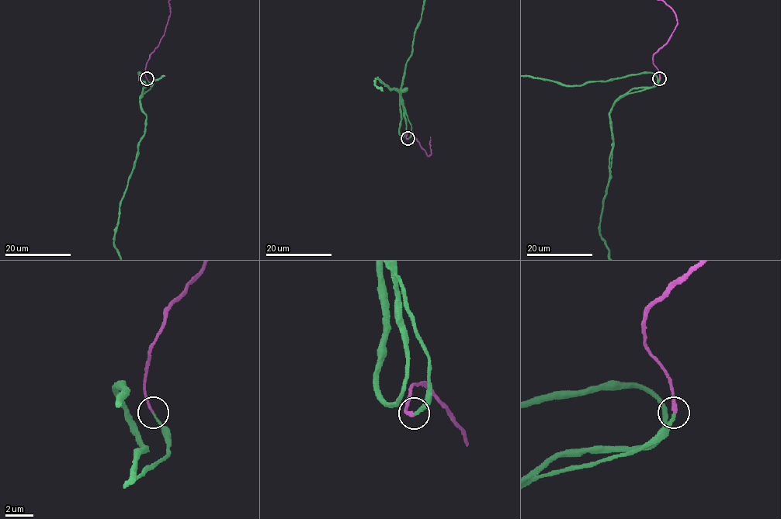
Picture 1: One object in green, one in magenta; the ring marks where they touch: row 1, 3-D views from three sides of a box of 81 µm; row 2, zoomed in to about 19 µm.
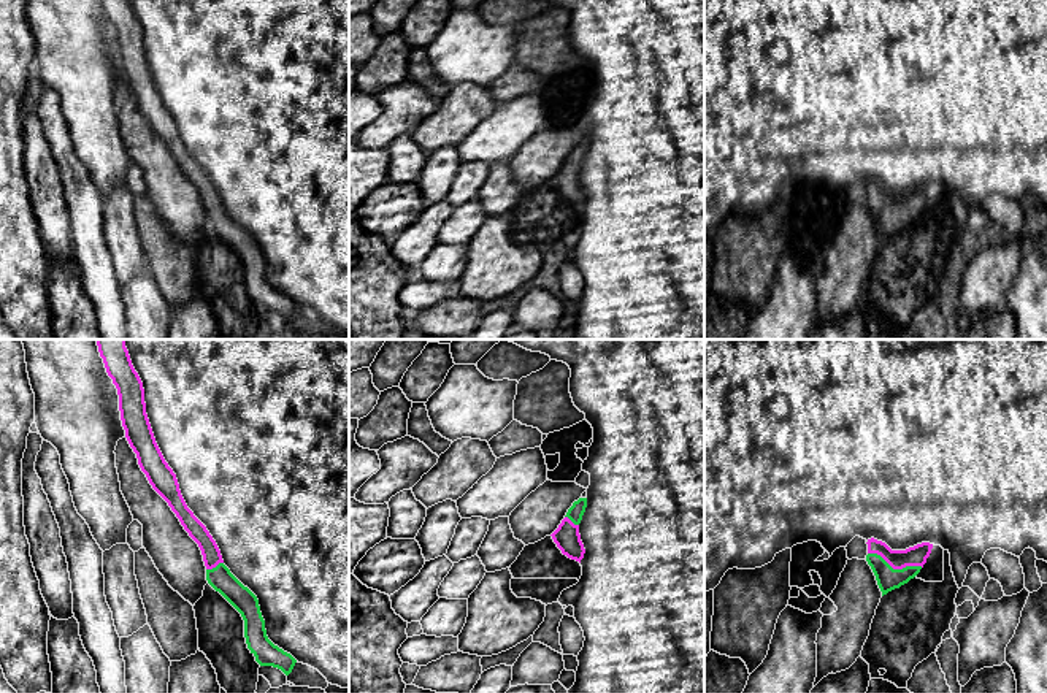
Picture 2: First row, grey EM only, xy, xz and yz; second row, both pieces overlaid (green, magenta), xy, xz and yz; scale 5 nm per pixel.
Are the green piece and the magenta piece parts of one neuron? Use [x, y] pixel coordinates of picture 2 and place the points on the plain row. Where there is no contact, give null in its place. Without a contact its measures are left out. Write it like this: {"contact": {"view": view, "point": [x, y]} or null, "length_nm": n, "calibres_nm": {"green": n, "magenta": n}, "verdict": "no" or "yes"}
{"contact": {"view": "yz", "point": [895, 214]}, "length_nm": 280, "calibres_nm": {"green": 120, "magenta": 100}, "verdict": "yes"}

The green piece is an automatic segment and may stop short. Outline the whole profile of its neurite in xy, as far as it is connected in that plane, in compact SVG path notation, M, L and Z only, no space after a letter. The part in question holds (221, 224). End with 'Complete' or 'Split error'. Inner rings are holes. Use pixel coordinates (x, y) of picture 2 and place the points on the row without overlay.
M130 0L100 2L117 33L122 71L130 92L136 98L138 109L152 133L168 147L184 174L198 189L206 211L208 228L241 258L246 289L255 306L260 311L278 312L289 320L297 304L268 284L257 241L224 209L216 186L187 152L181 140L176 119L155 87L146 59L143 27L132 10Z. Split error

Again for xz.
M579 143L568 154L558 173L550 179L557 192L571 205L581 208L585 193L579 179L579 168L587 152L587 143Z. Split error

